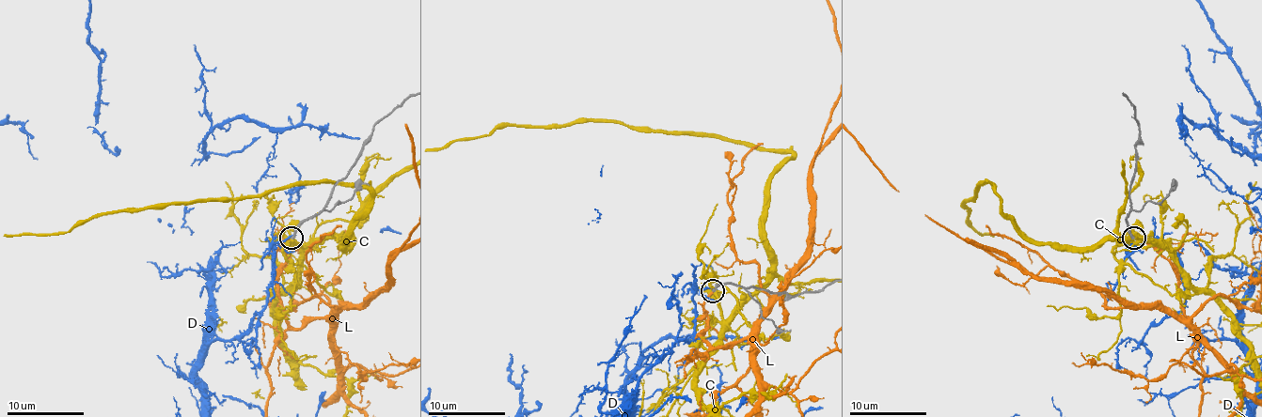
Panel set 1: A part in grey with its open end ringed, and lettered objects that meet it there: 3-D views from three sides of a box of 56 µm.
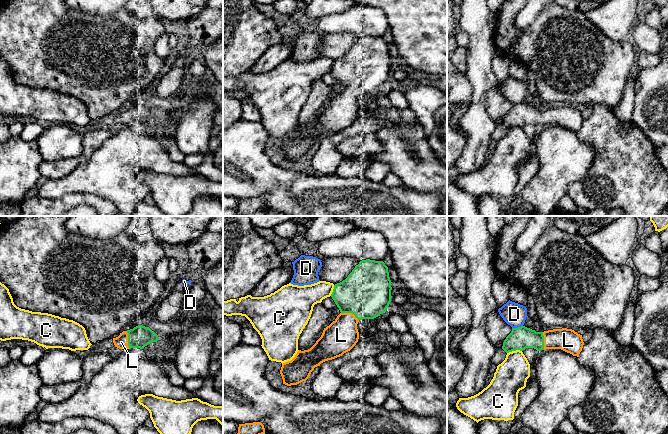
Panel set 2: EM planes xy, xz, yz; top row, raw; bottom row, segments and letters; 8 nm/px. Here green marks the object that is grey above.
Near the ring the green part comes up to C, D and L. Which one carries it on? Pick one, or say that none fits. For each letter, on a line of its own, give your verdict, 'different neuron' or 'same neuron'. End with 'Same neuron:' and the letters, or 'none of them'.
C: different neuron
D: different neuron
L: same neuron
Same neuron: L

